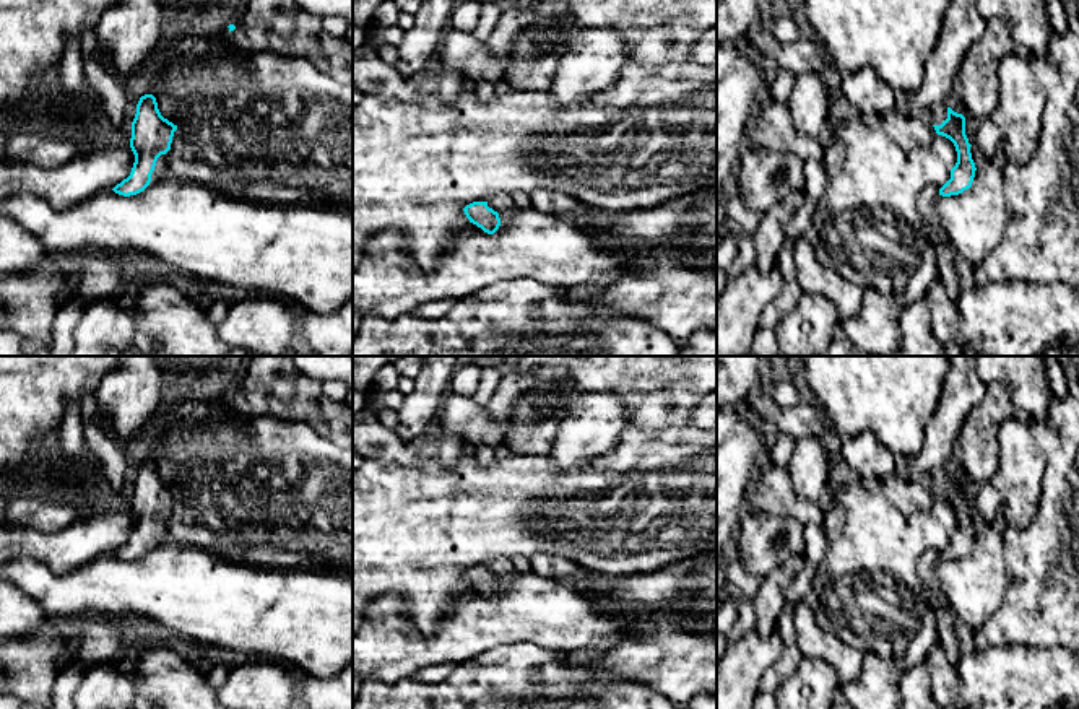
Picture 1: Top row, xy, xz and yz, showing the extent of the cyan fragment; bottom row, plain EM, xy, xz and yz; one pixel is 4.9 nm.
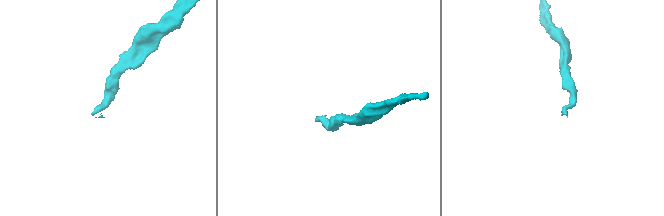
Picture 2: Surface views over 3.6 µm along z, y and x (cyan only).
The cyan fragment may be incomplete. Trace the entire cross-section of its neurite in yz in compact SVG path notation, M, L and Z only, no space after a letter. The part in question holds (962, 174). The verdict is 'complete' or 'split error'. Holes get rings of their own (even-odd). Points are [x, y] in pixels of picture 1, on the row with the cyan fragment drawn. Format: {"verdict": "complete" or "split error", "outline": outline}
{"verdict": "split error", "outline": "M947 107L947 119L941 125L933 125L938 135L949 138L957 151L957 163L951 169L951 179L942 185L925 187L918 197L918 211L921 220L931 228L933 237L946 242L947 237L938 223L936 216L936 198L939 195L951 197L959 195L972 187L975 177L975 163L970 153L970 143L965 135L965 117Z"}

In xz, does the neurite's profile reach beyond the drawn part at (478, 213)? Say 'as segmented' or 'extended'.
extended

